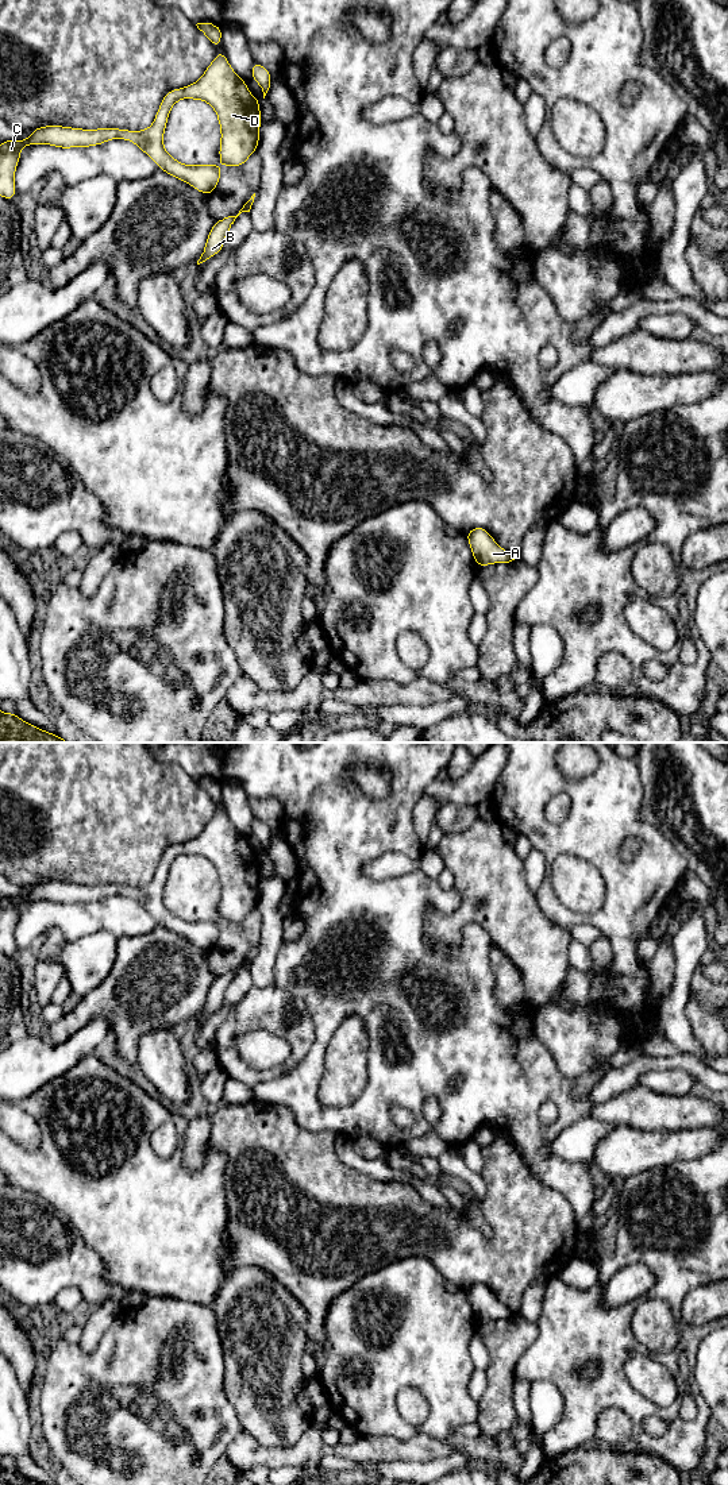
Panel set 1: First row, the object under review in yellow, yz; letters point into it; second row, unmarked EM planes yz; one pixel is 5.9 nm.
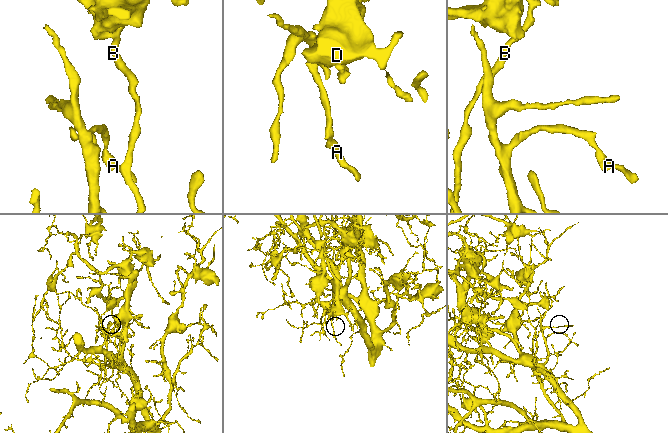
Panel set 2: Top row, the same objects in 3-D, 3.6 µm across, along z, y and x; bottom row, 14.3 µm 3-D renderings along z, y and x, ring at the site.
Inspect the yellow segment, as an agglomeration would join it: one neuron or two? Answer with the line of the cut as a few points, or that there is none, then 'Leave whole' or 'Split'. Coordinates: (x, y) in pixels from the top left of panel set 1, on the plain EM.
Split along yz (253, 953), (250, 960). Split

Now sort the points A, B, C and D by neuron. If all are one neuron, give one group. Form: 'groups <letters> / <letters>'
groups A B / C D

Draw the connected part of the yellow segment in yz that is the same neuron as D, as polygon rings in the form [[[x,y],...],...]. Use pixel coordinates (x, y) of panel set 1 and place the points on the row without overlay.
[[[223,807],[194,840],[166,848],[153,880],[147,886],[124,884],[84,886],[57,880],[36,883],[27,895],[5,896],[0,902],[0,952],[12,957],[18,949],[15,926],[24,902],[50,900],[58,904],[92,903],[112,895],[130,896],[149,911],[159,926],[189,940],[203,950],[212,950],[220,937],[217,921],[184,921],[176,917],[163,902],[163,890],[173,861],[182,856],[203,856],[216,868],[220,882],[220,919],[243,922],[258,906],[261,863],[244,836],[239,834]]]

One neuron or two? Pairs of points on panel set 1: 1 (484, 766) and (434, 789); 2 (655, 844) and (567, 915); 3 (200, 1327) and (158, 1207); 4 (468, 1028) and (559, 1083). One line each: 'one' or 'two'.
1: one
2: one
3: two
4: one

